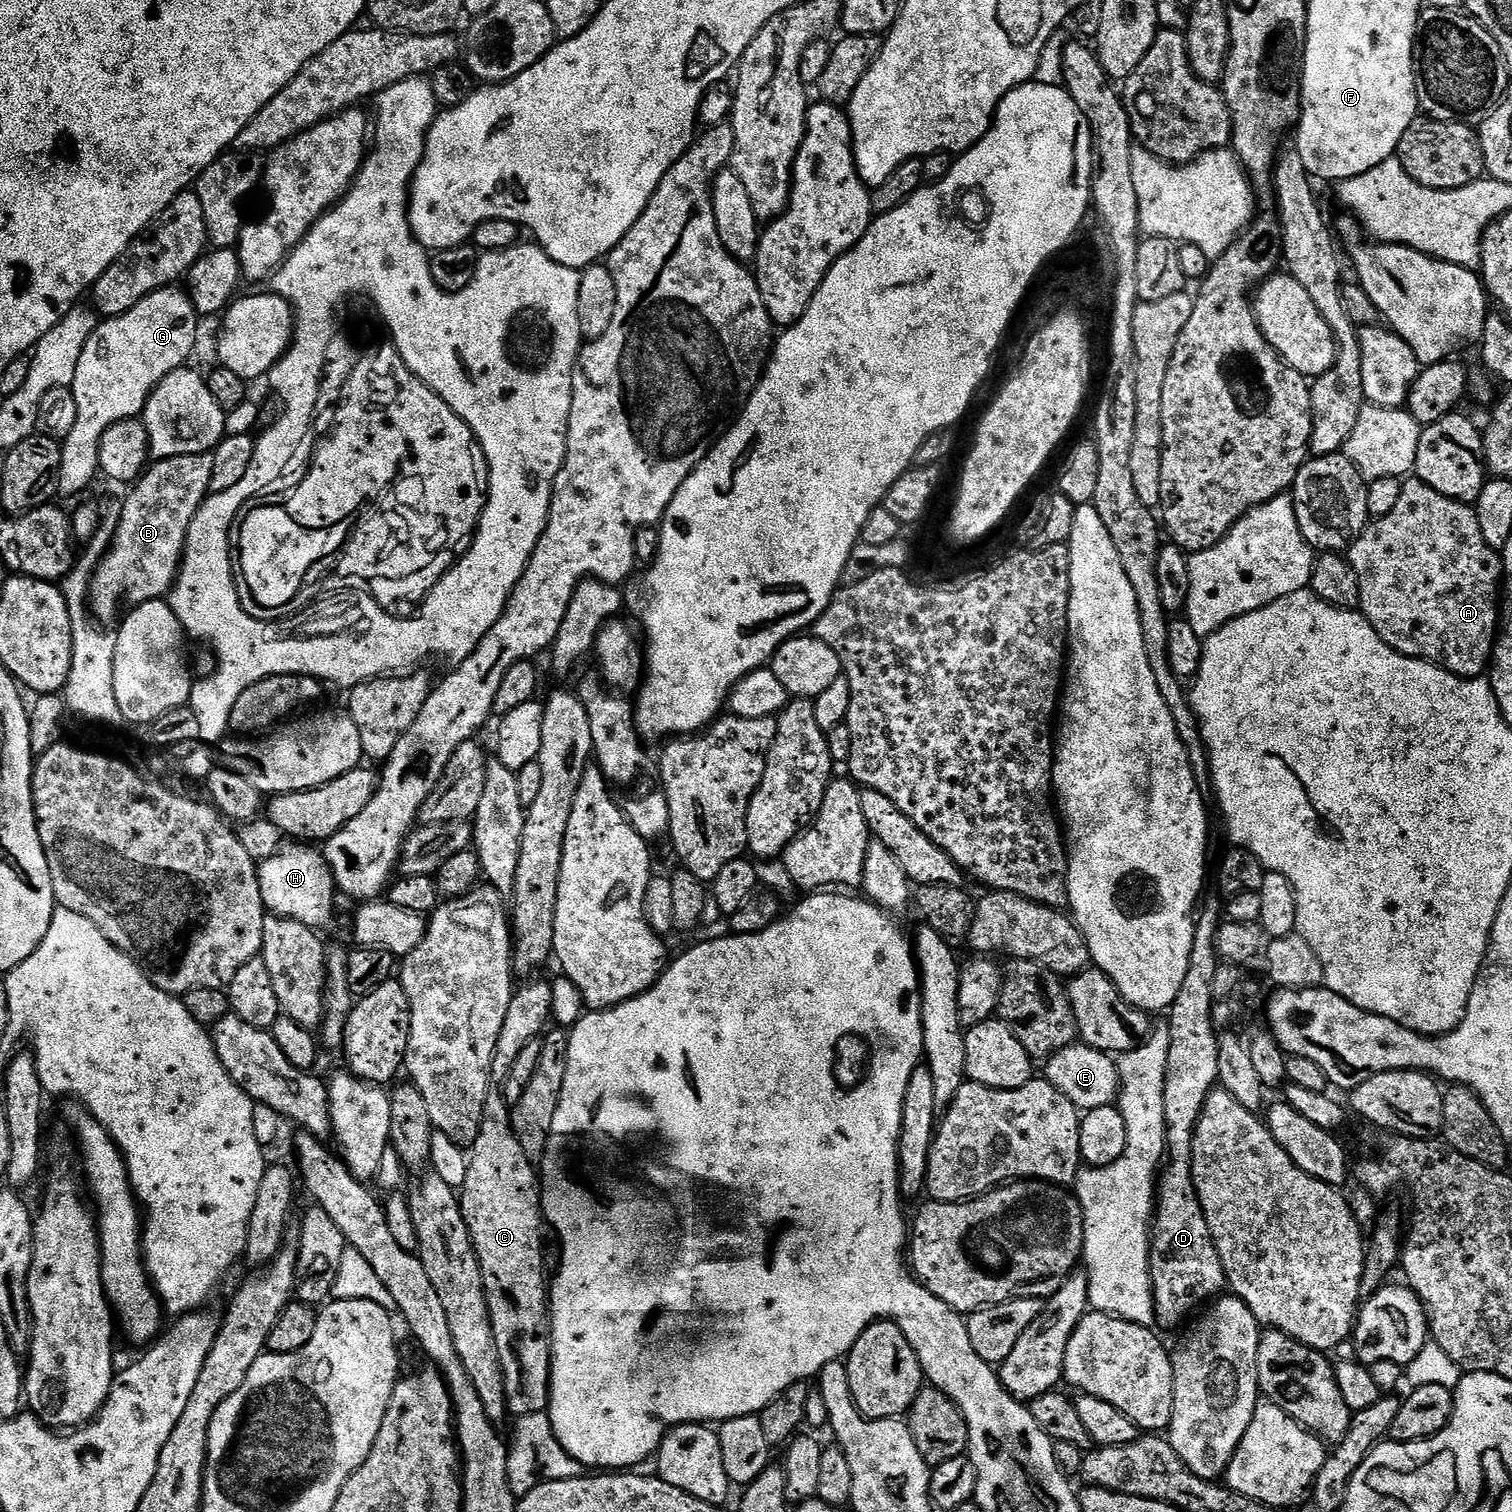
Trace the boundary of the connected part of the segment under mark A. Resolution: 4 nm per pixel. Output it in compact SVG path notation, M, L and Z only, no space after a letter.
M1415 478L1405 479L1402 483L1402 495L1394 505L1390 514L1375 517L1368 527L1352 541L1347 549L1348 561L1354 566L1354 574L1358 574L1360 583L1360 606L1365 618L1372 623L1374 630L1394 650L1398 650L1407 656L1413 656L1419 660L1428 660L1431 664L1438 664L1447 672L1453 672L1456 676L1480 678L1489 671L1492 650L1496 647L1498 625L1500 623L1500 609L1502 607L1502 581L1504 579L1504 561L1501 553L1486 542L1482 535L1482 526L1478 526L1478 514L1471 503L1462 500L1451 500L1438 490L1426 486L1426 482Z

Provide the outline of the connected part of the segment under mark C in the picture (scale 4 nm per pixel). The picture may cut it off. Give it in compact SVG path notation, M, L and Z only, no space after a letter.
M489 1091L486 1098L486 1110L482 1114L482 1126L475 1142L470 1145L470 1159L468 1162L468 1173L462 1187L459 1189L460 1209L462 1218L466 1218L466 1226L470 1230L470 1238L474 1242L474 1250L478 1254L478 1262L482 1266L482 1278L486 1290L486 1302L490 1310L490 1320L494 1330L494 1342L498 1346L500 1365L504 1371L504 1385L508 1395L508 1409L515 1417L529 1416L535 1412L542 1412L547 1409L552 1395L552 1313L550 1311L550 1280L544 1277L544 1228L546 1232L546 1221L542 1207L542 1180L534 1169L533 1161L526 1158L522 1146L512 1129L512 1110L508 1099L503 1091Z

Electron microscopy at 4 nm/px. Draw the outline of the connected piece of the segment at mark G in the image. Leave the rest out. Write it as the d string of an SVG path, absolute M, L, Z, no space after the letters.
M180 286L159 288L142 298L142 302L126 310L126 314L109 316L97 323L94 334L90 334L82 350L82 358L78 358L78 370L74 374L71 386L74 402L78 402L78 419L74 422L74 430L70 430L70 434L62 440L62 462L58 481L61 497L76 496L95 482L100 472L98 446L102 442L102 434L106 434L106 430L110 430L114 422L139 417L156 384L162 382L166 374L170 374L176 368L185 367L191 361L188 359L196 348L196 323L196 308L187 291Z

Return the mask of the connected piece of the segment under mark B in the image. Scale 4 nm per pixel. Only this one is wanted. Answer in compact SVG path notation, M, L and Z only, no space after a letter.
M212 452L175 456L155 461L144 475L127 489L128 497L123 497L121 520L118 522L112 544L101 558L88 590L90 611L97 621L115 621L121 615L120 607L124 603L128 603L128 606L145 604L151 600L163 600L171 593L172 587L176 585L176 575L180 572L180 561L184 559L190 522L194 522L194 514L198 514L198 510L210 495L213 471Z

